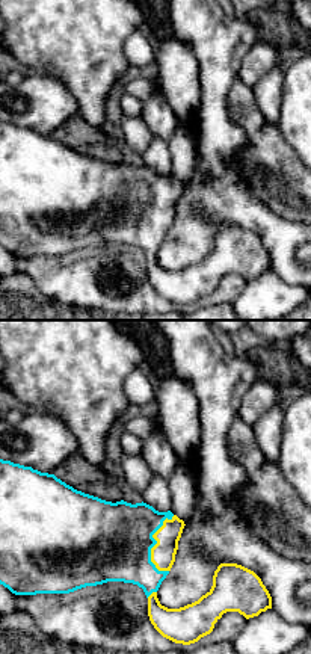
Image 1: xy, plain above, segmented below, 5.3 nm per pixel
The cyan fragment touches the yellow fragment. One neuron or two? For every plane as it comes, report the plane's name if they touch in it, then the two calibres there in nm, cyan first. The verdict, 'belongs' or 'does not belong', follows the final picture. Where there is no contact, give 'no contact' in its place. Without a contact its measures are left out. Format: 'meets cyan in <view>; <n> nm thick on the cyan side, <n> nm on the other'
meets cyan in xy; 420 nm thick on the cyan side, 130 nm on the other

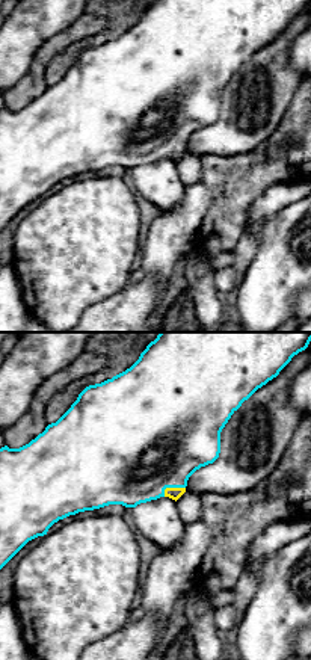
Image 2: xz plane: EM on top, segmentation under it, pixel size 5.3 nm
meets cyan in xz; 500 nm thick on the cyan side, 60 nm on the other

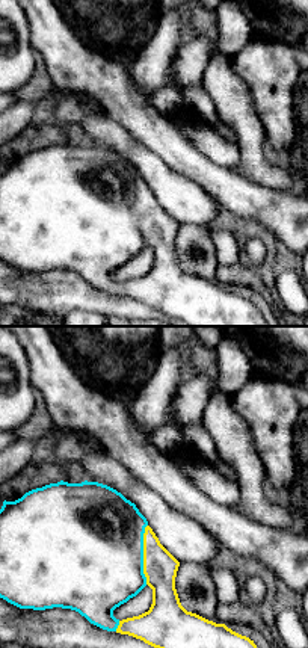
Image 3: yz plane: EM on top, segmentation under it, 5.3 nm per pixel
meets cyan in yz; 500 nm thick on the cyan side, 180 nm on the other

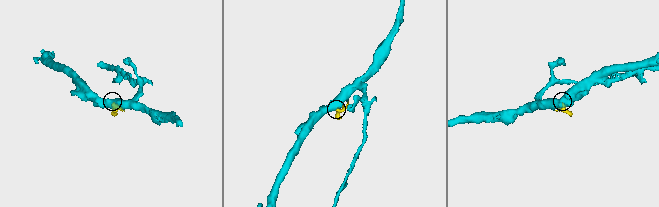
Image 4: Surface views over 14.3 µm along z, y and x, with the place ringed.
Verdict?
belongs

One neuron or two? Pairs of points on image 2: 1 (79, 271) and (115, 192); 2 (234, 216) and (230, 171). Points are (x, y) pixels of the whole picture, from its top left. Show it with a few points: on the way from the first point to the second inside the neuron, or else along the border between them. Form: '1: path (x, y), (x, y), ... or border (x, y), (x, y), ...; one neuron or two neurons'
1: path (79, 251), (80, 243), (101, 212); one neuron
2: path (233, 206), (233, 181); one neuron

